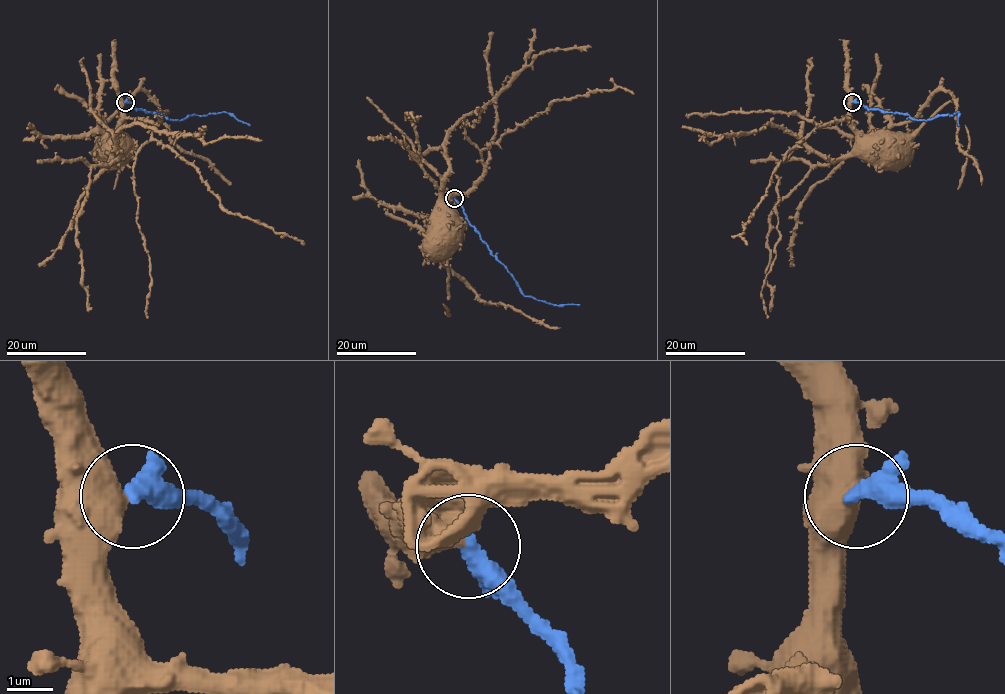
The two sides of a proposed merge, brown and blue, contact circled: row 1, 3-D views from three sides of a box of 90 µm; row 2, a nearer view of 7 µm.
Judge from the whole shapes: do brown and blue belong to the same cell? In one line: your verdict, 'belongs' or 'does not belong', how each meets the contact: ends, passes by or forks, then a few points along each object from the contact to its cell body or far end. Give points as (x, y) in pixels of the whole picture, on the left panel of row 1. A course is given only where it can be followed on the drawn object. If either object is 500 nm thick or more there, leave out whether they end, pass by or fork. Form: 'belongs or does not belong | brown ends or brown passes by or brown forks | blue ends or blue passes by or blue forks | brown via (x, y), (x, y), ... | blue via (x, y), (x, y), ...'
does not belong | brown via (124, 102), (118, 141), (113, 145) | blue via (124, 102), (129, 102), (136, 109), (161, 113), (171, 120), (227, 112), (250, 125)

